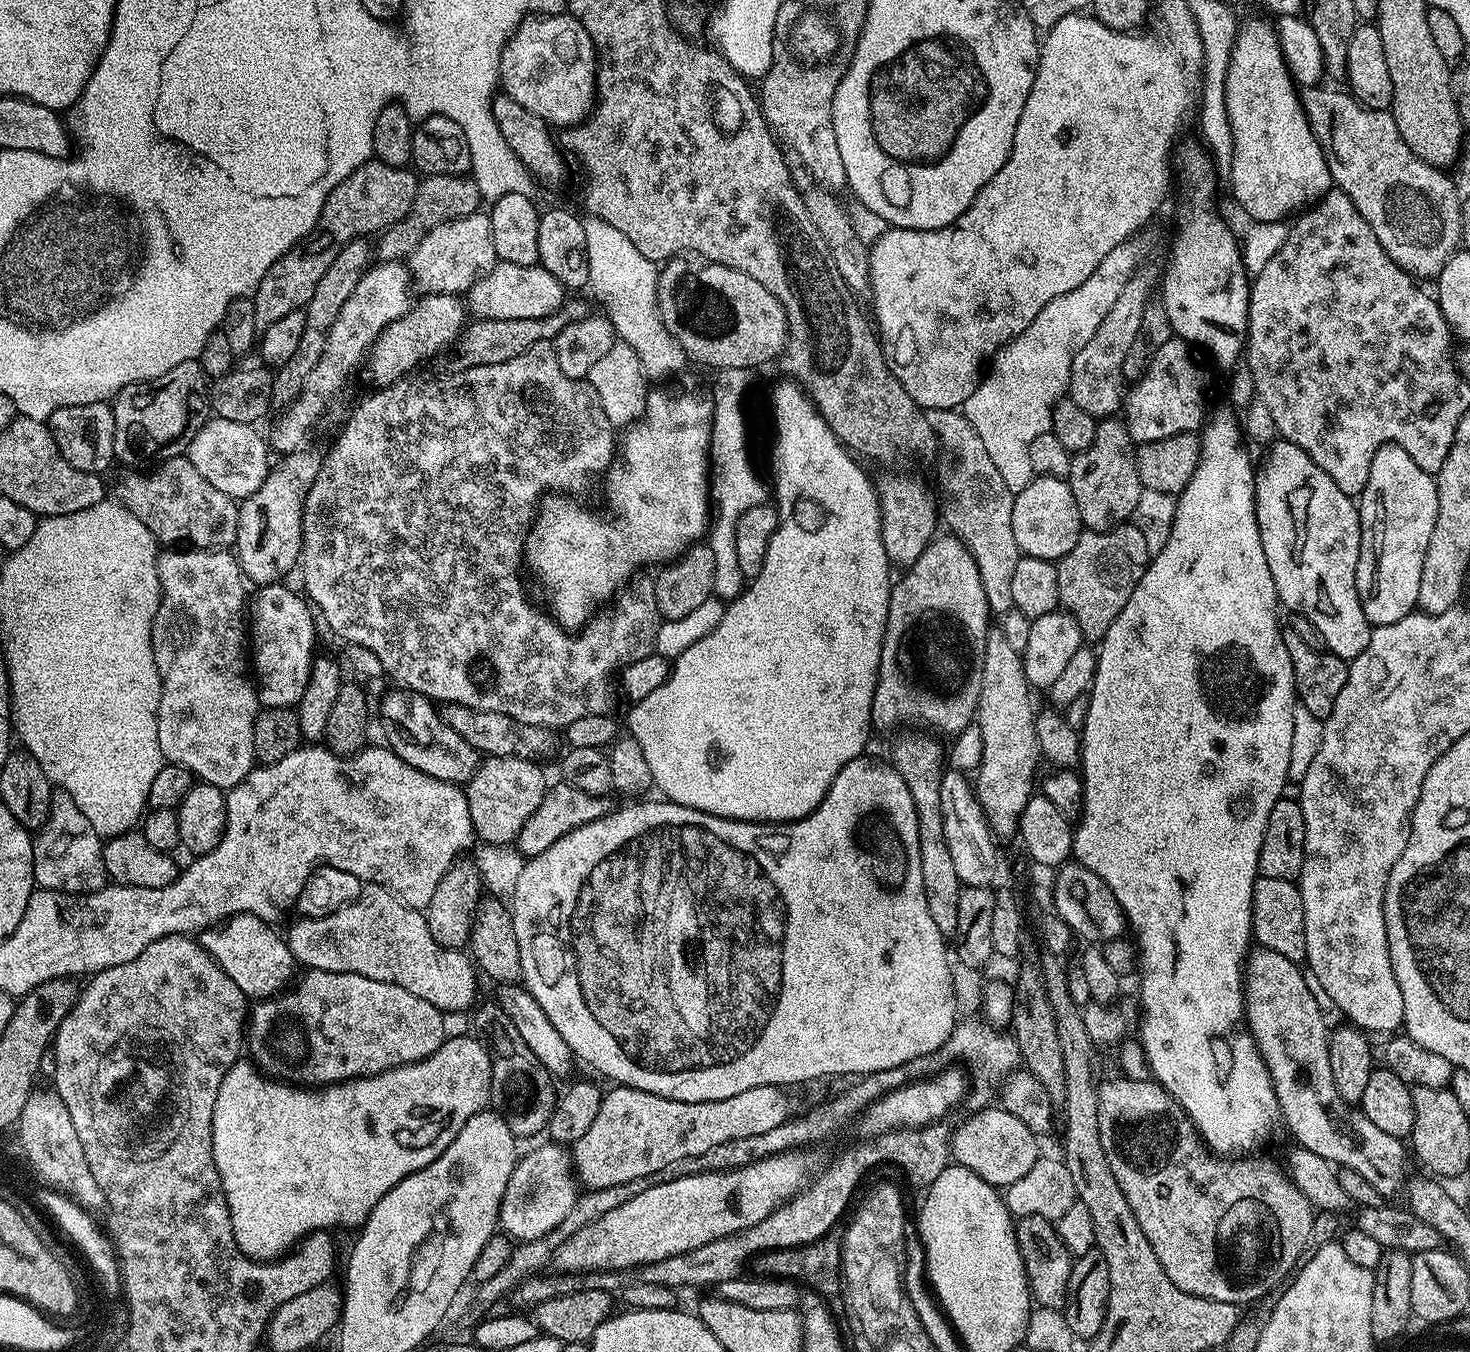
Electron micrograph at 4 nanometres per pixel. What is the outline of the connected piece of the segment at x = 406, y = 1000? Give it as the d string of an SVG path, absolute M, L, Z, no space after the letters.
M308 970L303 974L305 976L300 981L298 981L299 979L295 981L296 988L294 984L277 995L253 1003L250 1008L250 1019L246 1024L246 1052L251 1063L269 1077L281 1082L291 1082L297 1086L329 1086L343 1080L355 1080L357 1076L373 1076L391 1068L401 1068L404 1064L414 1064L419 1060L425 1060L428 1056L436 1056L443 1049L446 1037L444 1035L444 1017L440 1009L430 1006L430 1002L410 994L410 990L402 990L402 986L397 984L378 982L366 978L362 974L350 974L349 972L313 972Z

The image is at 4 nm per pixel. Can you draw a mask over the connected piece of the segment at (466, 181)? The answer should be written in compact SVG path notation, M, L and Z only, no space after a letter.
M467 175L424 176L420 180L418 194L414 194L414 206L410 206L406 218L402 218L396 224L384 229L379 237L379 240L381 239L380 248L378 244L379 259L384 262L400 262L411 257L412 251L419 246L427 232L451 220L468 216L477 211L481 204L480 187L476 185L475 179L469 178Z

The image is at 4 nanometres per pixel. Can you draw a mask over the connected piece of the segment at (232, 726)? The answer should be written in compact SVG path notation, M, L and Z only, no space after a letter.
M174 672L168 676L168 692L160 692L160 709L156 715L158 722L158 746L165 761L169 764L181 764L189 768L197 781L213 784L225 790L233 788L248 779L257 763L254 750L254 722L256 713L262 705L257 699L257 689L253 681L240 680L240 676L220 676L220 672L200 672L196 688L184 684L188 676Z

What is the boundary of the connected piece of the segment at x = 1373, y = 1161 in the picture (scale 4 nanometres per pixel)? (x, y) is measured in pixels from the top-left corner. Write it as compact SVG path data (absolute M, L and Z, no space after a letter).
M1257 947L1246 960L1244 1015L1248 1030L1256 1040L1260 1057L1268 1067L1276 1097L1280 1102L1283 1123L1288 1123L1288 1128L1299 1147L1326 1158L1333 1166L1358 1170L1358 1174L1368 1179L1385 1198L1392 1198L1399 1188L1401 1191L1405 1187L1406 1177L1409 1175L1407 1174L1409 1149L1401 1137L1378 1130L1378 1126L1374 1126L1364 1112L1354 1110L1353 1105L1346 1103L1338 1094L1338 1086L1334 1086L1334 1073L1330 1070L1328 1053L1330 1028L1329 1025L1324 1025L1324 1012L1316 1001L1317 993L1313 985L1302 968L1300 973L1300 968L1301 965L1297 961L1282 958L1282 954L1274 954L1274 950L1269 948Z

